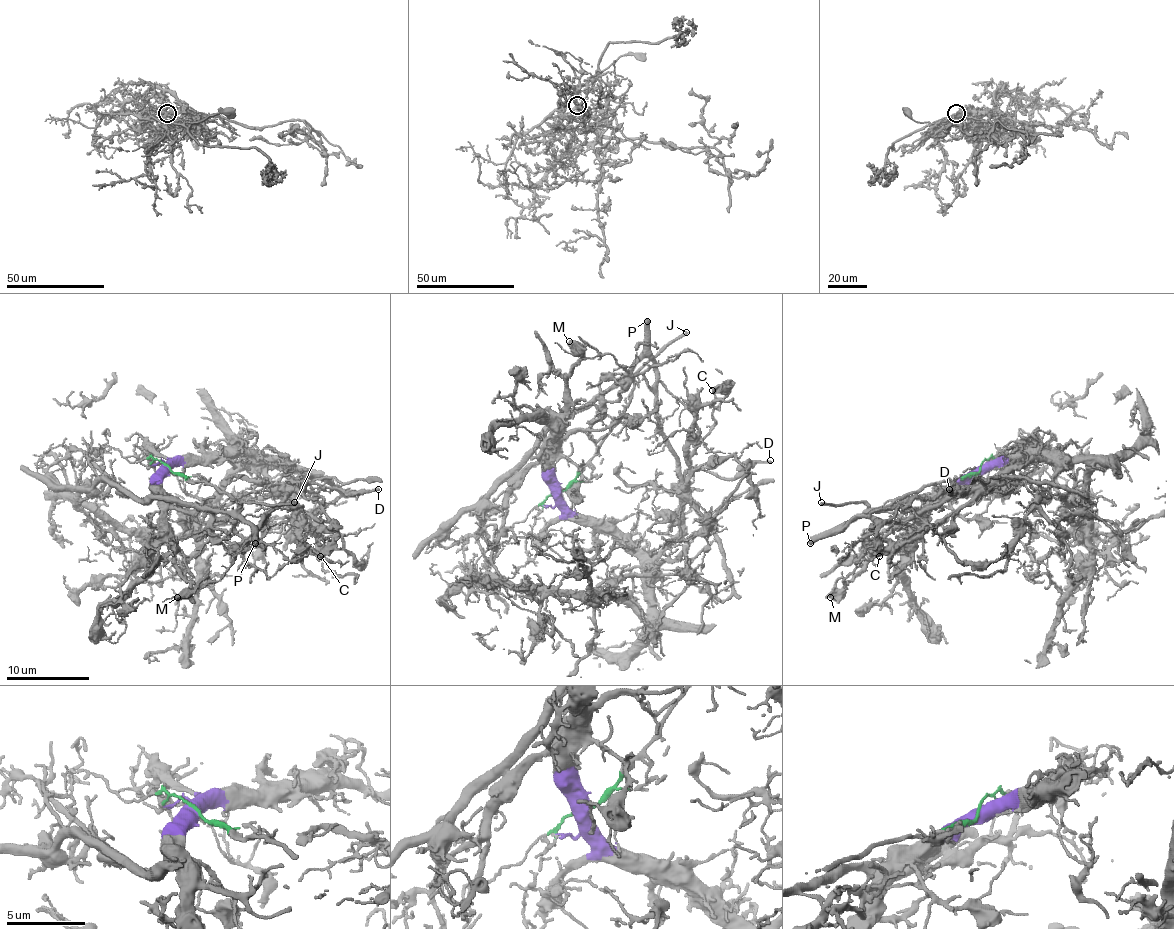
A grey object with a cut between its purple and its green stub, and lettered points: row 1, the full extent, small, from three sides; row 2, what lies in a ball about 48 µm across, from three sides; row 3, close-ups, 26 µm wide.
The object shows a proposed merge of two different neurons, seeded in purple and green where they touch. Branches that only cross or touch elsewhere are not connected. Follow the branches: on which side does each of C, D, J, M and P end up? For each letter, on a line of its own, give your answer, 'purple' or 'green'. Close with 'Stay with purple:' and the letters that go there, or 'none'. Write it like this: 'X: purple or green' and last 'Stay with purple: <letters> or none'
C: purple
D: purple
J: green
M: purple
P: green
Stay with purple: C, D, M

